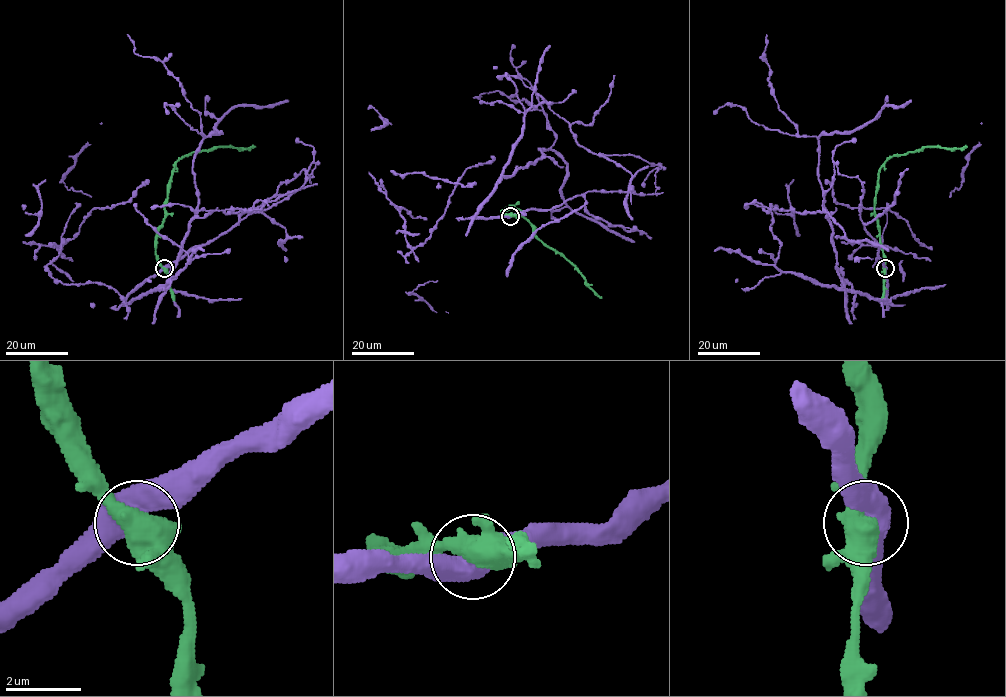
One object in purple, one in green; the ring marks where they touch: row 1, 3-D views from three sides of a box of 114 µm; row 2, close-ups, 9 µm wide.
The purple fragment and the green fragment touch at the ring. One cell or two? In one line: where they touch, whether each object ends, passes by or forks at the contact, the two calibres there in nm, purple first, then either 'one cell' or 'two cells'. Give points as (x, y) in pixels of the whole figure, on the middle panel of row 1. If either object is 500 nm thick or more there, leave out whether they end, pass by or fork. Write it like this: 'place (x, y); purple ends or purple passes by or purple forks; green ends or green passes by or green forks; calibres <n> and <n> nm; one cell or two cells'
place (510, 216); calibres 550 and 550 nm; one cell

